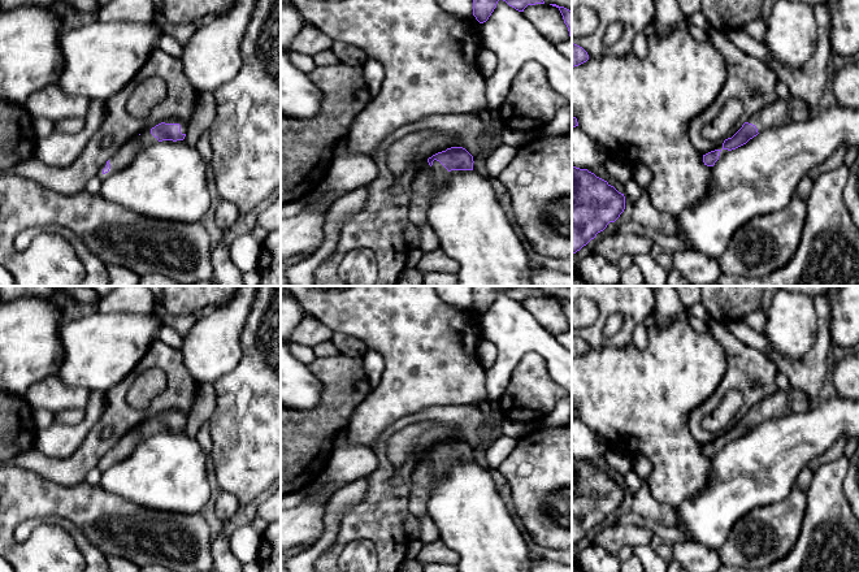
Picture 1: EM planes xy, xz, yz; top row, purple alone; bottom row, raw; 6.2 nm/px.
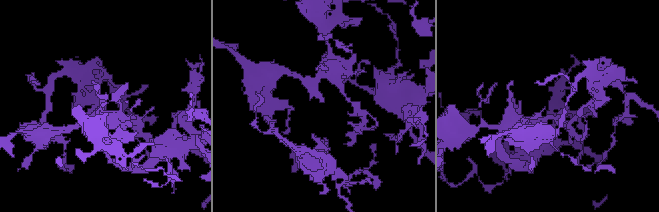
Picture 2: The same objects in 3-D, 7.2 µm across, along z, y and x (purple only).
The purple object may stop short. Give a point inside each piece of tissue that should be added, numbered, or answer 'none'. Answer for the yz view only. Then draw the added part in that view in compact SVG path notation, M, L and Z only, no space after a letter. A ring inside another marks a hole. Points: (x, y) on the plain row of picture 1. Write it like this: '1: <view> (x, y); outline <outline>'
1: yz (782, 402); outline M790 386L788 390L777 390L772 395L763 398L747 413L755 416L760 425L771 419L806 412L810 407L811 403L806 394Z

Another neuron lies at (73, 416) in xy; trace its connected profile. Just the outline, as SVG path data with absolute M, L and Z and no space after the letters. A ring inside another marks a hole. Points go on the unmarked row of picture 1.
M78 408L64 410L56 413L55 422L60 425L75 426L82 421L83 416L84 411L81 411Z

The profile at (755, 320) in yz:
M760 306L758 309L755 309L754 312L749 313L743 321L751 328L754 329L758 334L763 334L765 333L765 318L767 318L767 313L763 309L763 306Z

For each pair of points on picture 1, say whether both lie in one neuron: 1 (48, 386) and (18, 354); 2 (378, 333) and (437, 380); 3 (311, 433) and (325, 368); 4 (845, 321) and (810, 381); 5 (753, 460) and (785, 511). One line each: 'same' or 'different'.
1: different
2: same
3: same
4: different
5: different

